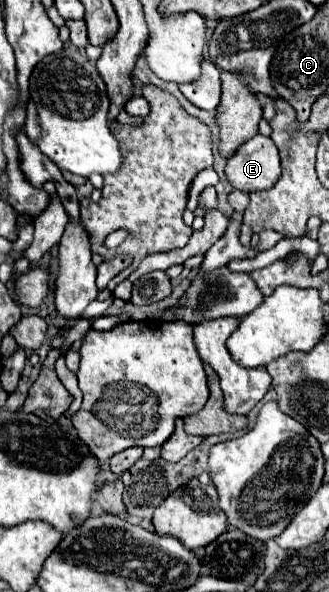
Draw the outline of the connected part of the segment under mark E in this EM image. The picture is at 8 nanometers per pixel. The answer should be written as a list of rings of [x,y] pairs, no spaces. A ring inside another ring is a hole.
[[[263,135],[245,141],[227,161],[225,175],[229,185],[243,193],[271,189],[281,175],[275,143]]]

